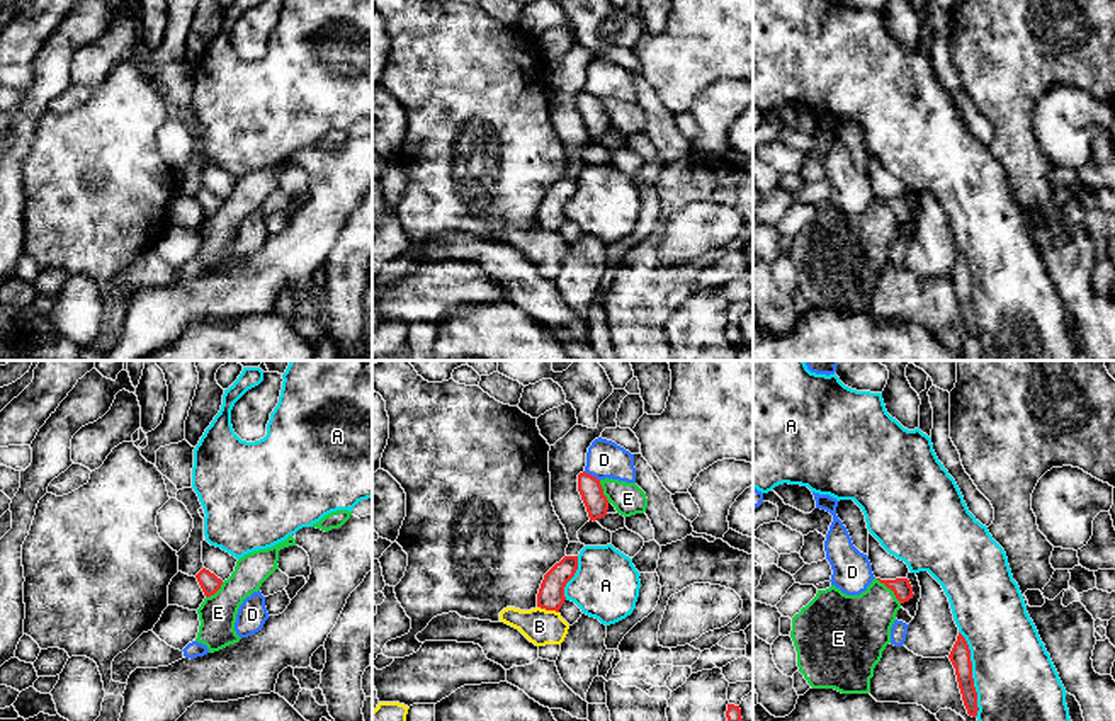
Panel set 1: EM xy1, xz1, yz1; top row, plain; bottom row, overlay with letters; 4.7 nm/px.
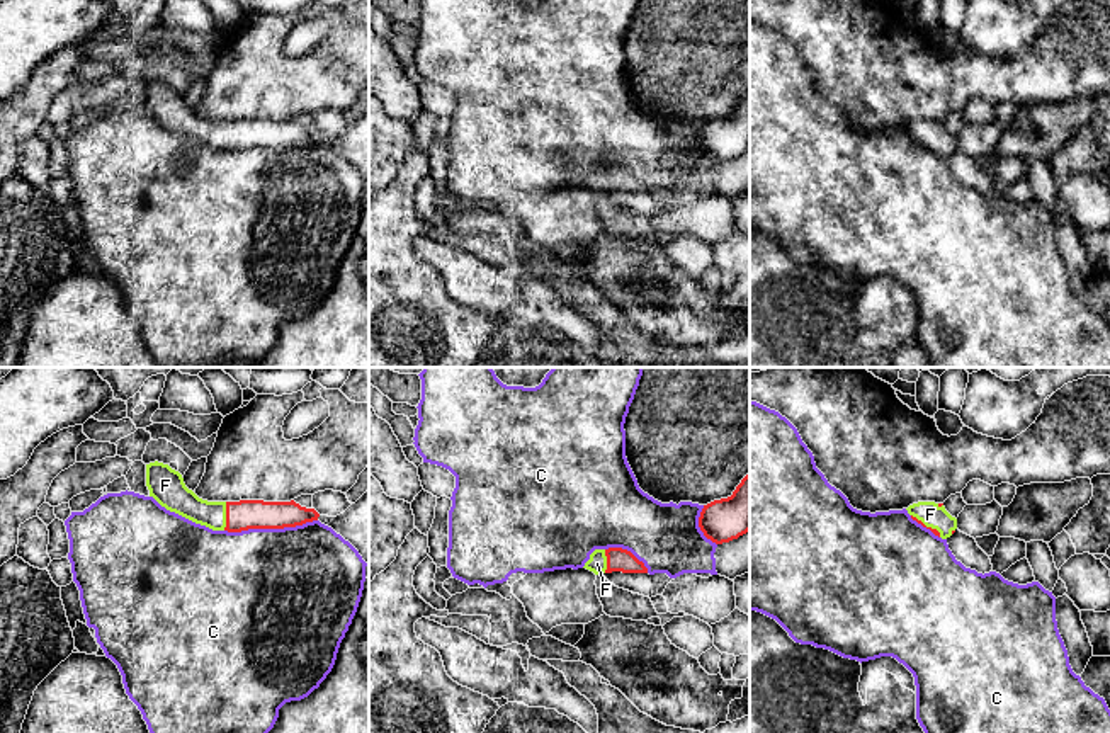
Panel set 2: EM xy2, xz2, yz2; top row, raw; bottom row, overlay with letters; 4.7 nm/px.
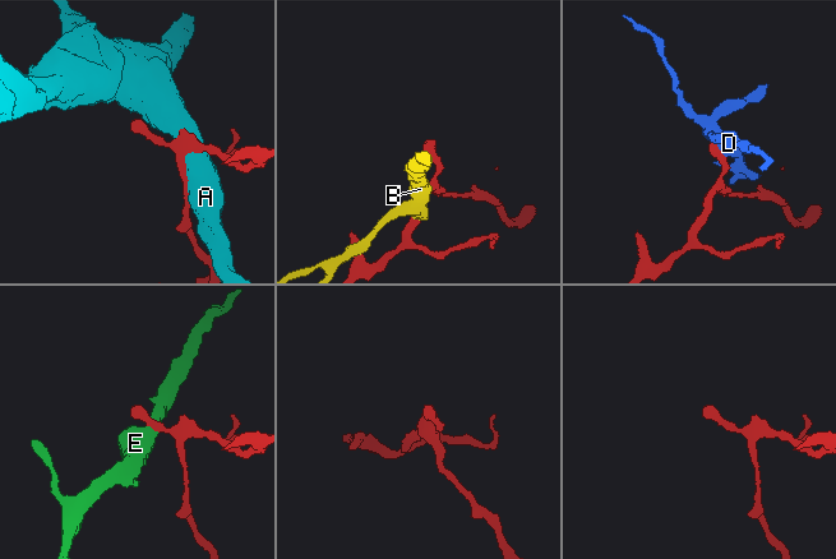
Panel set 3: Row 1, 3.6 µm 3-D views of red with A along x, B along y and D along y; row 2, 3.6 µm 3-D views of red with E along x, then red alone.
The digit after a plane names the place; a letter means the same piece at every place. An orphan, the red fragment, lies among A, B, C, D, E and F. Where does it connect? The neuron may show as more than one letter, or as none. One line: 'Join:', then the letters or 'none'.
Join: F

